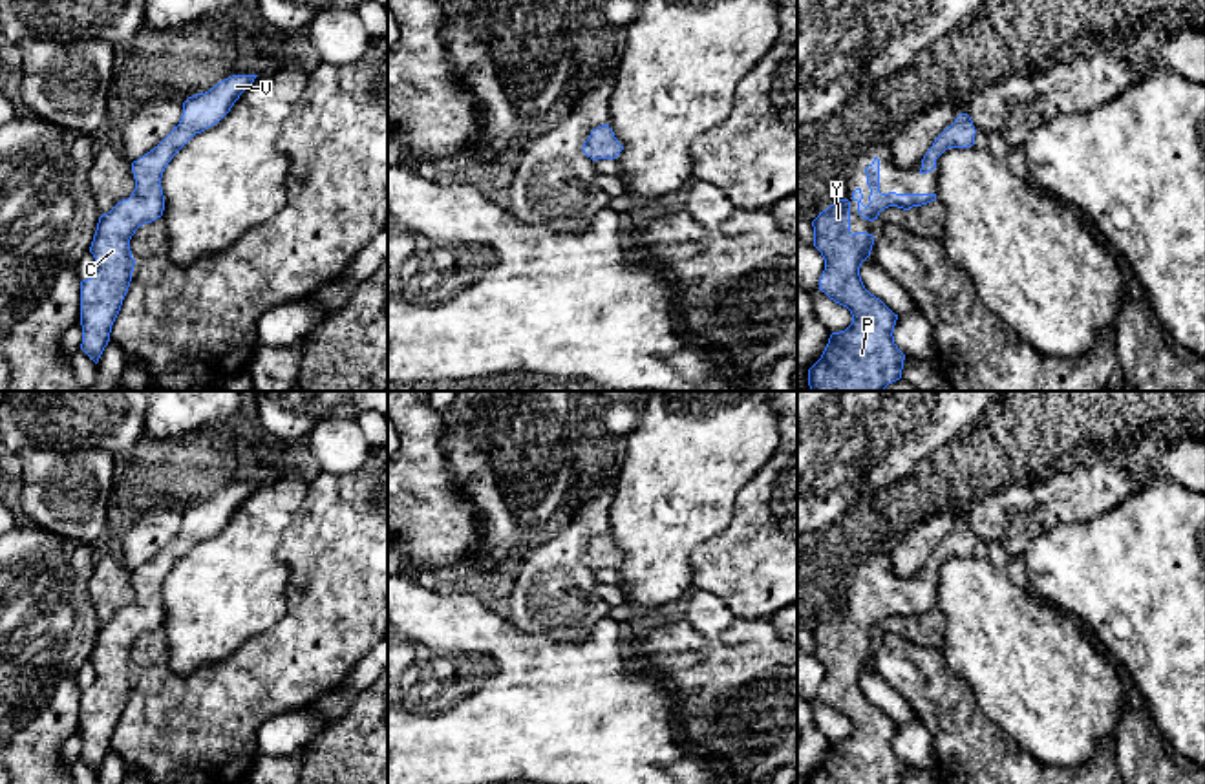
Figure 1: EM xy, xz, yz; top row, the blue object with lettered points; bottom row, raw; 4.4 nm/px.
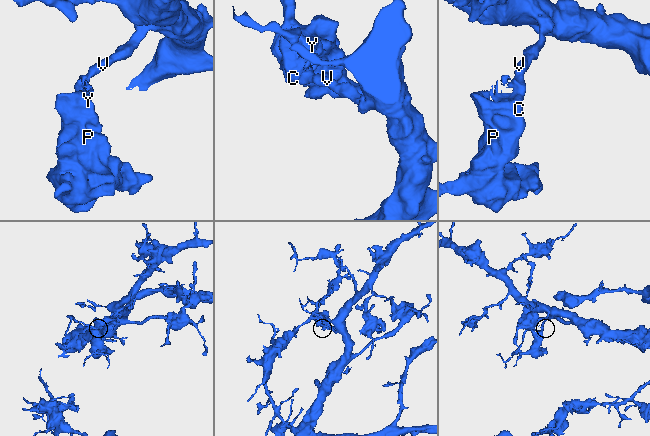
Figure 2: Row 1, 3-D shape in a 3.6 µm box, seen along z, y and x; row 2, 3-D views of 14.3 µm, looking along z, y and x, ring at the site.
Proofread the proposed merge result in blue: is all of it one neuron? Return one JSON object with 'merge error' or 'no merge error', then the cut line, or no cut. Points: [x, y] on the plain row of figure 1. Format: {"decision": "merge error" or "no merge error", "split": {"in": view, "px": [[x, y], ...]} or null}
{"decision": "no merge error", "split": null}

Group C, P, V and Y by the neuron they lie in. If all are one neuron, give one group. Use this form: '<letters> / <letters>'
C P V Y

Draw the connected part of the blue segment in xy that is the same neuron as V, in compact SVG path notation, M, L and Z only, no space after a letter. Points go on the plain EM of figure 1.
M232 484L183 512L177 535L132 572L135 599L102 623L90 656L95 682L80 691L80 758L97 773L128 702L135 669L130 649L139 636L163 625L161 587L172 567L196 545L218 534L258 484Z

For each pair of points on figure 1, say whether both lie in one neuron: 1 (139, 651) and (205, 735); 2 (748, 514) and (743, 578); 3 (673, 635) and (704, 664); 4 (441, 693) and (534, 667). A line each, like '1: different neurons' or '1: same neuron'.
1: different neurons
2: same neuron
3: same neuron
4: same neuron

